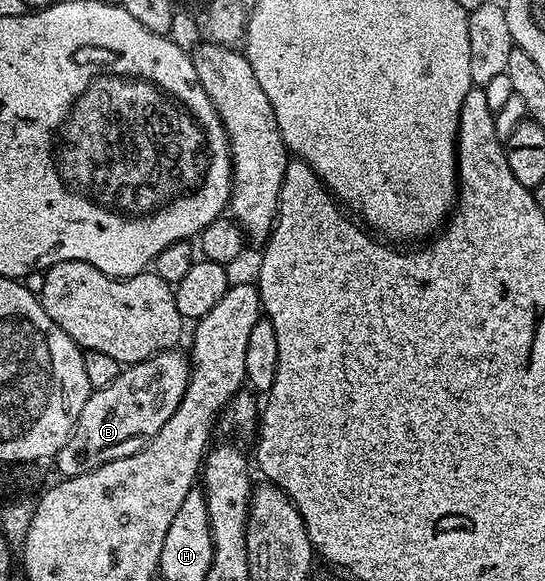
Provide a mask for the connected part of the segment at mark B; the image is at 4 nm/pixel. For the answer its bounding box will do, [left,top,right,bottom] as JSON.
[55,347,191,478]

